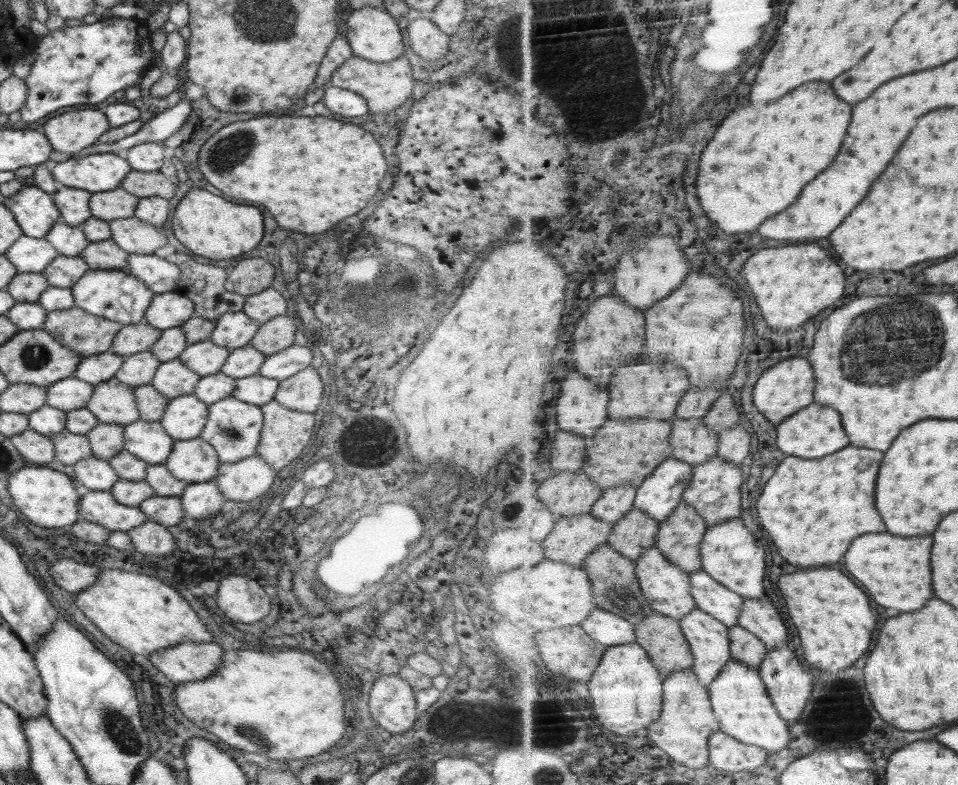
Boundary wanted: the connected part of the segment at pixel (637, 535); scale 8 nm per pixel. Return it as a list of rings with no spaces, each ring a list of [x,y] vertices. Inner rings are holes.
[[[634,507],[627,515],[624,515],[620,519],[619,523],[615,524],[615,529],[612,531],[609,544],[623,555],[637,562],[647,550],[657,546],[661,523],[662,522],[654,518],[649,512]]]

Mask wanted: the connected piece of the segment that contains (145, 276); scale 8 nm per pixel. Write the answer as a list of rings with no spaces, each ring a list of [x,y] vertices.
[[[129,254],[127,271],[154,293],[174,291],[180,278],[180,268],[155,254]]]

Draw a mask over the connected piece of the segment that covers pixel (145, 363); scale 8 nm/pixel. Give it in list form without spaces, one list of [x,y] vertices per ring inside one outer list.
[[[149,351],[138,352],[138,354],[125,357],[115,377],[131,387],[151,384],[160,364],[160,360],[157,360],[156,356]]]

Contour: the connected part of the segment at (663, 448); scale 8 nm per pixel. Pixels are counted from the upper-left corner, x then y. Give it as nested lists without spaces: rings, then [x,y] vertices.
[[[642,418],[642,420],[612,419],[595,434],[588,444],[586,471],[605,491],[614,490],[616,486],[632,484],[639,489],[655,470],[675,453],[671,443],[674,433],[673,424],[667,420]]]

